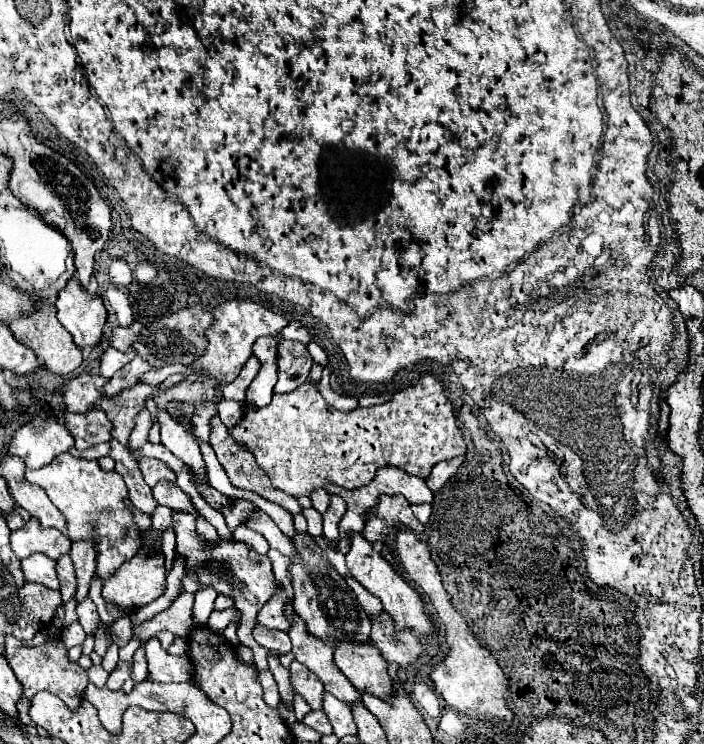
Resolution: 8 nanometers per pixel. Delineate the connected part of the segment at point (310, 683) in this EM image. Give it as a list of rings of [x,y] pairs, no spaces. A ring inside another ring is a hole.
[[[296,660],[290,666],[290,678],[292,678],[296,694],[302,694],[312,710],[322,710],[324,684],[320,682],[320,678]]]

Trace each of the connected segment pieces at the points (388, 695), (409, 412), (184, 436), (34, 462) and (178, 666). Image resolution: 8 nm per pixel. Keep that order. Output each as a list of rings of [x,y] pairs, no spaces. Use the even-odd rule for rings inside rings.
[[[338,644],[334,660],[360,692],[368,692],[386,702],[394,698],[394,680],[374,644]]]
[[[424,374],[414,386],[394,394],[394,398],[386,404],[356,408],[352,412],[340,412],[328,406],[318,392],[318,386],[312,382],[304,382],[294,392],[274,394],[272,402],[264,408],[244,406],[242,418],[236,426],[228,428],[228,432],[238,444],[254,454],[258,466],[272,480],[272,486],[292,496],[306,496],[316,488],[324,488],[324,484],[336,484],[346,490],[356,490],[370,484],[376,470],[384,466],[396,466],[412,476],[426,480],[438,462],[464,456],[468,450],[464,436],[456,424],[454,406],[448,400],[442,384],[432,374]]]
[[[156,406],[158,410],[158,424],[160,424],[160,436],[162,436],[162,444],[174,454],[178,456],[184,464],[188,464],[190,468],[198,468],[198,472],[202,472],[202,468],[206,466],[200,454],[198,444],[194,442],[194,438],[180,426],[176,424],[168,412],[162,406]]]
[[[34,418],[30,422],[26,422],[24,426],[18,428],[18,432],[14,432],[12,440],[10,440],[10,446],[8,446],[8,452],[22,458],[26,468],[42,468],[46,464],[50,464],[50,460],[66,450],[70,450],[74,446],[74,438],[70,436],[68,428],[60,422],[56,422],[54,418]]]
[[[152,636],[146,646],[146,660],[150,680],[154,682],[189,682],[193,676],[193,665],[188,656],[168,654],[156,636]]]

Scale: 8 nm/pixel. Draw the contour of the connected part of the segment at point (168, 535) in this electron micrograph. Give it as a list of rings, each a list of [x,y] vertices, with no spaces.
[[[172,529],[163,531],[161,535],[161,544],[165,555],[165,569],[170,570],[174,562],[174,549],[176,547],[176,536]]]

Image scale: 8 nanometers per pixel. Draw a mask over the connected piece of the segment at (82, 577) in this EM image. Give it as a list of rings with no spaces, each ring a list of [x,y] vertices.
[[[78,540],[72,542],[70,546],[70,558],[74,562],[74,570],[76,570],[76,580],[78,580],[78,592],[76,592],[76,600],[84,600],[88,596],[88,586],[90,580],[94,576],[94,540]]]

